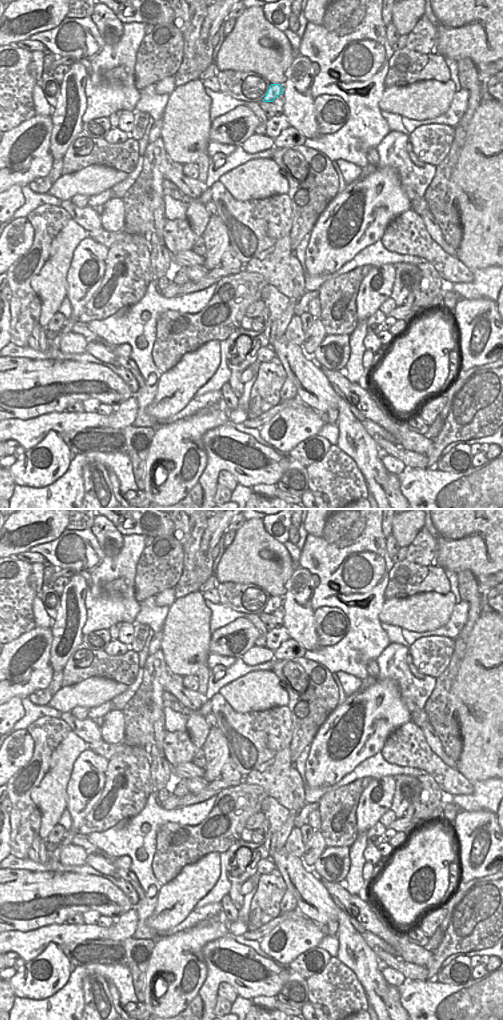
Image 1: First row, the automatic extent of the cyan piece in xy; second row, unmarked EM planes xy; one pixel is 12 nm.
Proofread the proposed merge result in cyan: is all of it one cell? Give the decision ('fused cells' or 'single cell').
single cell

